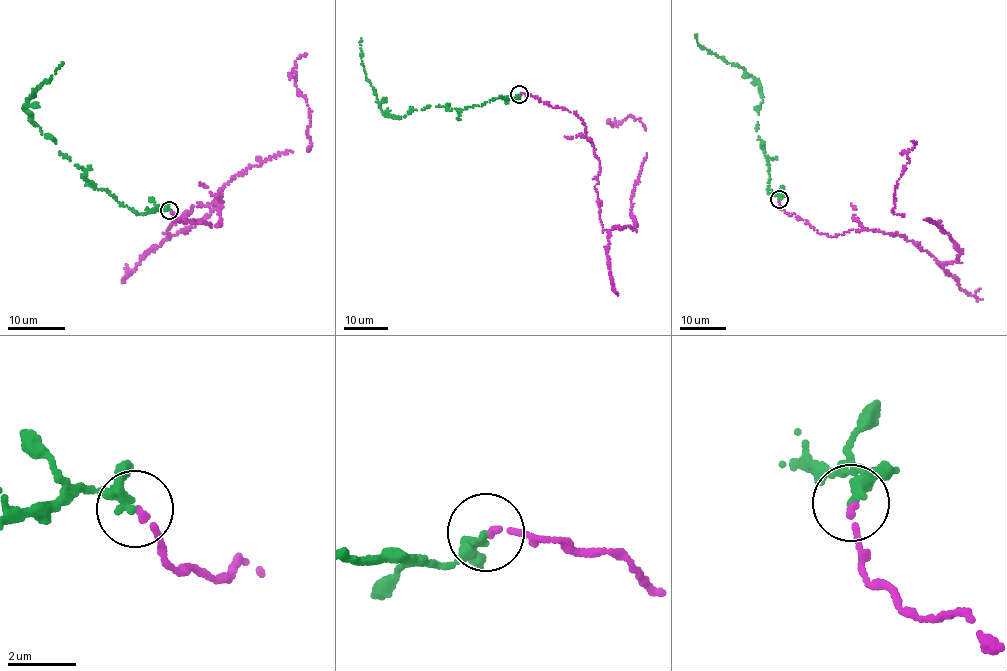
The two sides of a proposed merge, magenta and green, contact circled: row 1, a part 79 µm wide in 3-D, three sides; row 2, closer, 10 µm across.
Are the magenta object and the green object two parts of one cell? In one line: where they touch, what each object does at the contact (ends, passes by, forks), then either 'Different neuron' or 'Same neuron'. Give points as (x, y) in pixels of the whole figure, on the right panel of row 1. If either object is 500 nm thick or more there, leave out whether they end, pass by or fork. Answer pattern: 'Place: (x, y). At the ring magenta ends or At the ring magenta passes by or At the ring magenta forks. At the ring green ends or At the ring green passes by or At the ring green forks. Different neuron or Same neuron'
Place: (779, 199). At the ring magenta ends. At the ring green passes by. Same neuron

